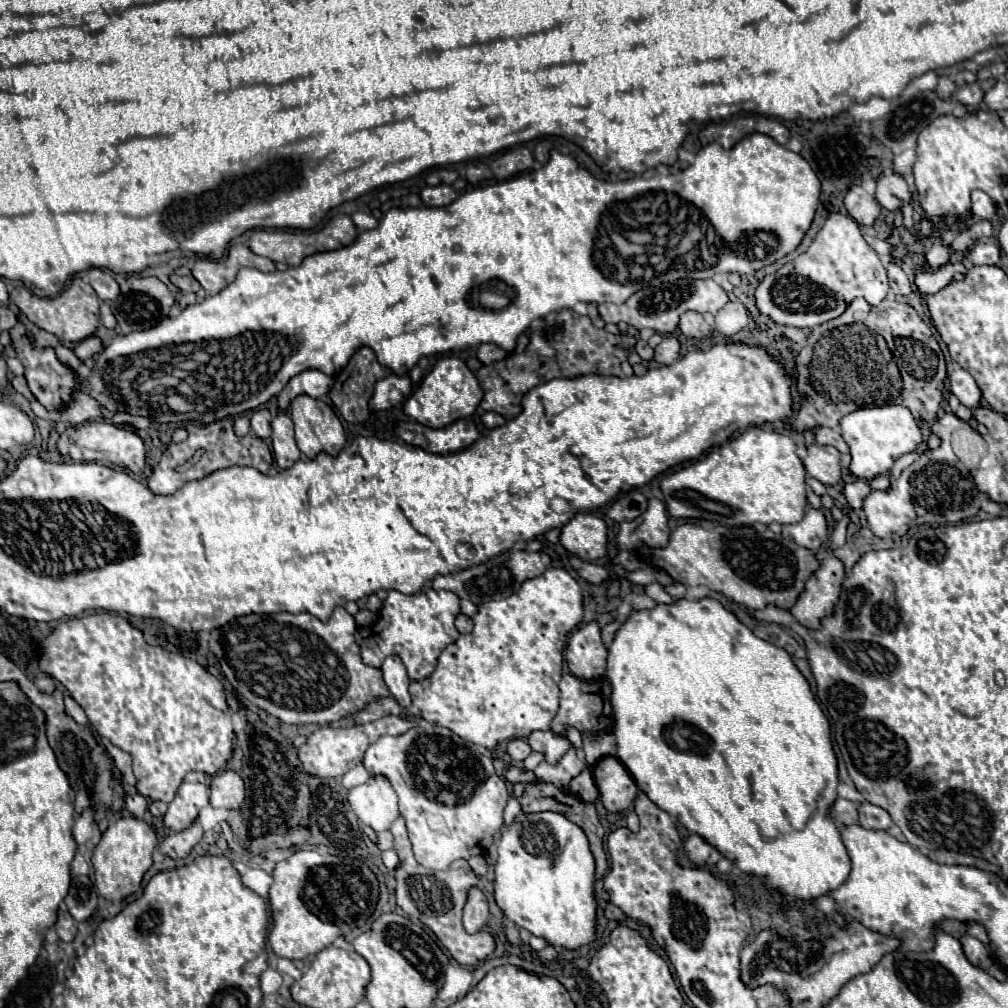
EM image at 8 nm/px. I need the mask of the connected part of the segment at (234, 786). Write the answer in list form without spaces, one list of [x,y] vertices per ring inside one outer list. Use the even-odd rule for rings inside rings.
[[[222,769],[210,781],[210,805],[222,809],[240,809],[244,805],[244,781],[232,769]]]

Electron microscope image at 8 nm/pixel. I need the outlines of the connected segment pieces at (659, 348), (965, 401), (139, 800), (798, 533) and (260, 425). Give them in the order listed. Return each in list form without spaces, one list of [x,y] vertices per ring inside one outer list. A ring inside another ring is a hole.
[[[666,335],[662,343],[654,347],[654,361],[658,361],[660,365],[670,365],[678,359],[678,353],[680,353],[678,339],[674,339],[672,335]]]
[[[956,369],[950,373],[950,391],[960,399],[962,405],[966,405],[970,409],[976,409],[980,403],[980,397],[982,397],[974,377],[964,369]]]
[[[137,793],[125,798],[125,808],[128,809],[134,817],[142,819],[148,809],[148,803],[145,797]]]
[[[808,509],[806,517],[800,523],[794,525],[784,525],[782,527],[782,537],[790,537],[794,543],[818,551],[828,539],[828,527],[826,519],[820,509]]]
[[[258,409],[258,411],[254,411],[252,413],[252,417],[250,417],[250,425],[252,425],[252,431],[260,437],[260,439],[266,439],[266,437],[270,437],[270,433],[272,433],[272,429],[270,429],[270,411],[268,409]]]

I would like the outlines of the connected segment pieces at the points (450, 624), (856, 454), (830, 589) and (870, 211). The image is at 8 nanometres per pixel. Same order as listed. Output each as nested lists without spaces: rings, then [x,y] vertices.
[[[388,591],[382,603],[380,617],[374,625],[356,631],[356,643],[360,645],[362,659],[366,665],[380,667],[388,655],[398,655],[408,669],[412,681],[422,681],[434,667],[438,653],[458,639],[454,619],[460,613],[460,599],[452,591],[422,591],[416,595],[404,595],[400,591]]]
[[[902,405],[858,409],[840,421],[840,435],[850,447],[850,455],[852,455],[850,471],[864,481],[872,481],[874,477],[888,473],[898,457],[902,457],[904,453],[916,451],[924,441],[922,431],[916,419],[912,417],[910,409]]]
[[[836,557],[824,559],[820,569],[806,581],[804,593],[798,597],[790,613],[806,629],[818,629],[820,619],[834,611],[844,581],[844,565]]]
[[[860,185],[850,187],[850,191],[844,197],[844,207],[848,215],[856,219],[860,225],[872,225],[880,213],[878,201],[870,193],[866,193]]]

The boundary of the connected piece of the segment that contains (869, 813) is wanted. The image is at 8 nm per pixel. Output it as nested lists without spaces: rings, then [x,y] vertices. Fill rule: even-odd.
[[[862,803],[858,807],[858,813],[860,813],[860,825],[864,829],[888,831],[894,825],[894,821],[890,819],[890,815],[882,807],[876,807],[872,803]]]

